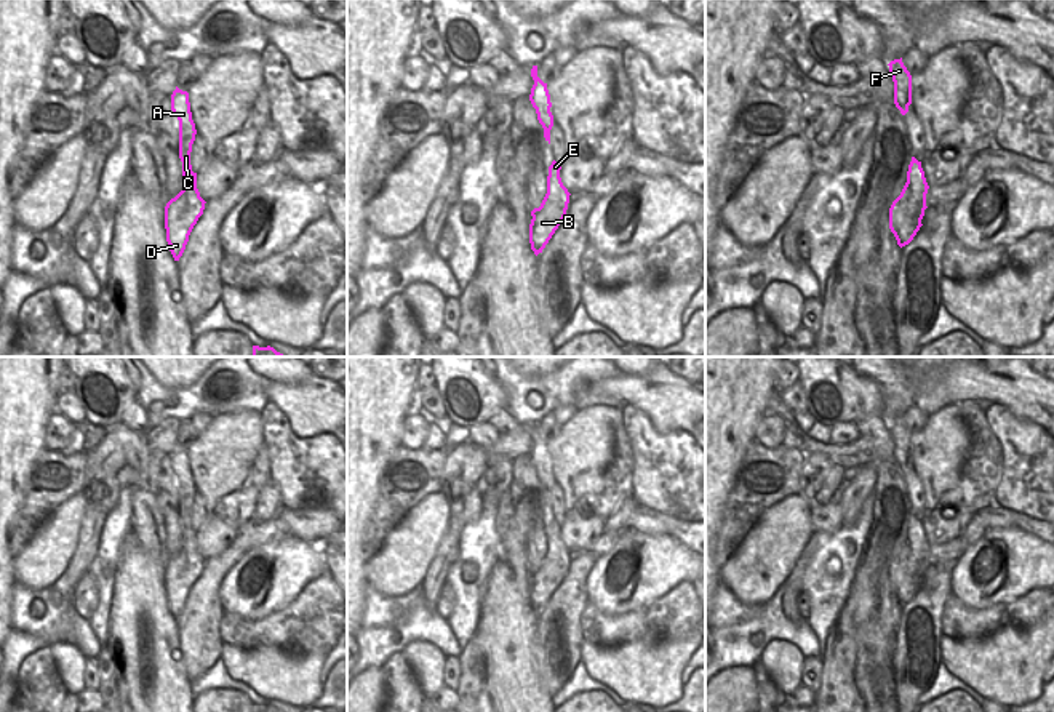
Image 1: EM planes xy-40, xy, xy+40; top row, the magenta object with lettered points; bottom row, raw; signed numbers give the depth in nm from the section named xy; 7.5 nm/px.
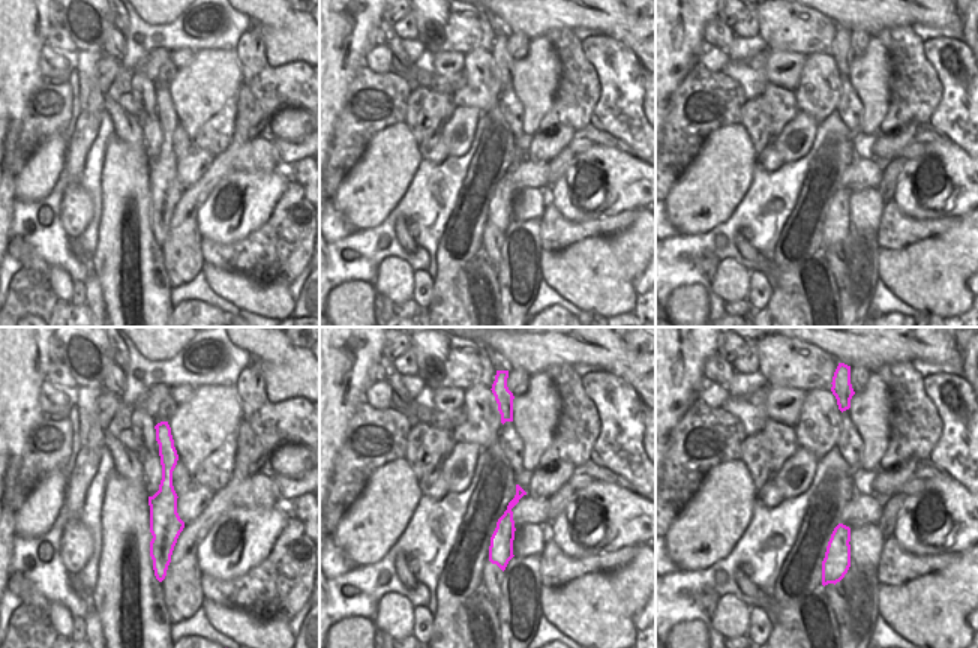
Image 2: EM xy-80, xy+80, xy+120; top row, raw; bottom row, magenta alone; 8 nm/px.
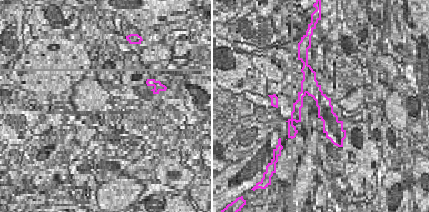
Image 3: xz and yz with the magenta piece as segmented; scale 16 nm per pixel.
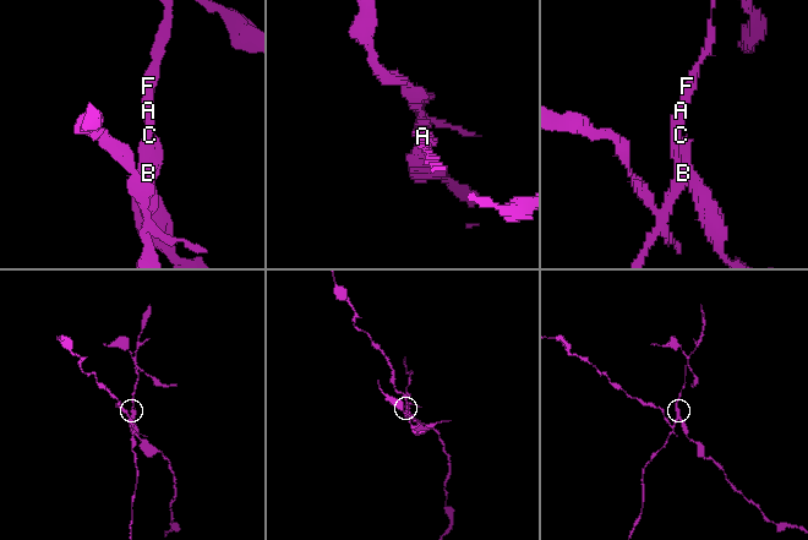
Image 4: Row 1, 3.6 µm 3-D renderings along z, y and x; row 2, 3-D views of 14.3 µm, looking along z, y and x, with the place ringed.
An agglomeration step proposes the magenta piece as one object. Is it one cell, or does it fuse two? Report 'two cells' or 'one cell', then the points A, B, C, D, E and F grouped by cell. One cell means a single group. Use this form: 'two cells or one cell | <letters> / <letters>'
two cells | A B C D F / E

